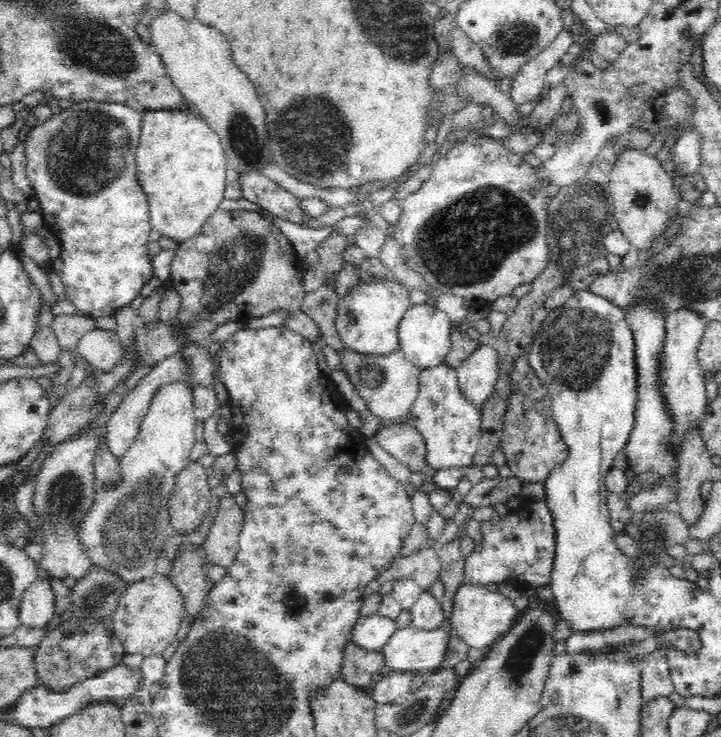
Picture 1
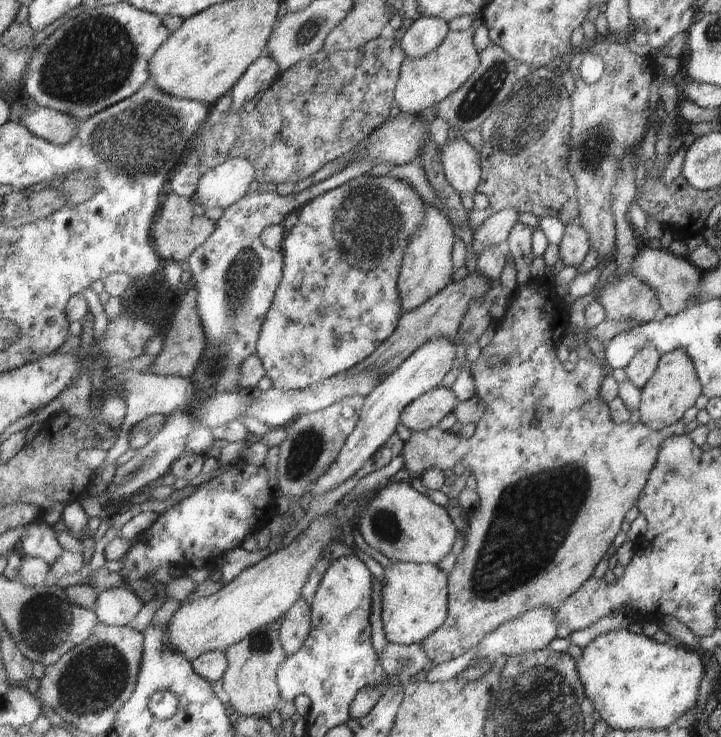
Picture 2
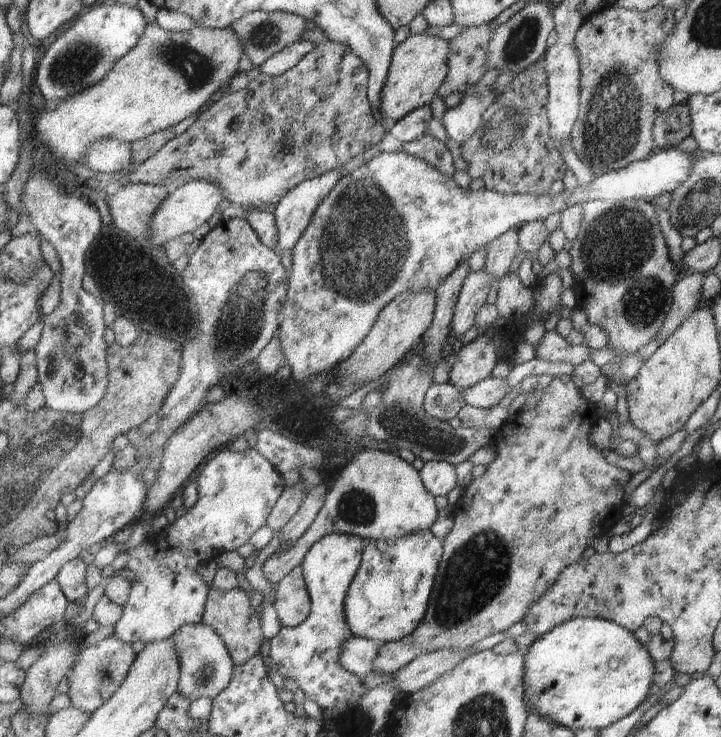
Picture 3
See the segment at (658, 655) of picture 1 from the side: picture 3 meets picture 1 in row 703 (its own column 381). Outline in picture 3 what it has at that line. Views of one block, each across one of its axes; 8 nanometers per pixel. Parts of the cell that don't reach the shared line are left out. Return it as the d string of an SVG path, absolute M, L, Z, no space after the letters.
M351 636L339 656L339 664L362 679L373 672L373 662L384 642Z

